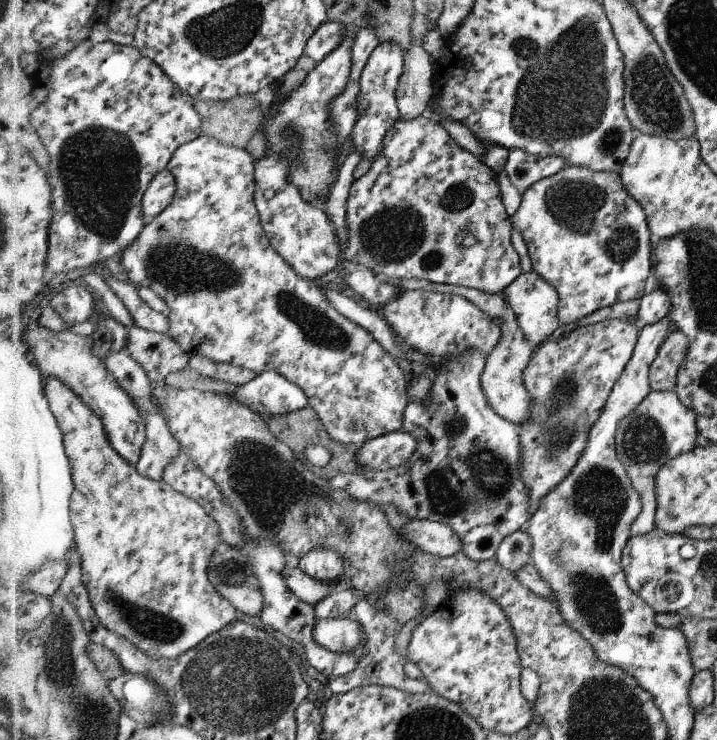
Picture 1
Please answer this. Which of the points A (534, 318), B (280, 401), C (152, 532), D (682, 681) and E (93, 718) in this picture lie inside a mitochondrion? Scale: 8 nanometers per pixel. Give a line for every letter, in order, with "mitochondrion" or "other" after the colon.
A: other
B: other
C: other
D: other
E: mitochondrion

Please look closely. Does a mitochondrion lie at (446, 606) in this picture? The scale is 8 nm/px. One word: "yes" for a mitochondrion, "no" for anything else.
no

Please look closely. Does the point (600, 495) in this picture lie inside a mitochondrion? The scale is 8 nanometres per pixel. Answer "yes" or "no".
yes

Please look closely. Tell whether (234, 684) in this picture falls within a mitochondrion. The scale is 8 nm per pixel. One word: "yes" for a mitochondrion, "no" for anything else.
yes

